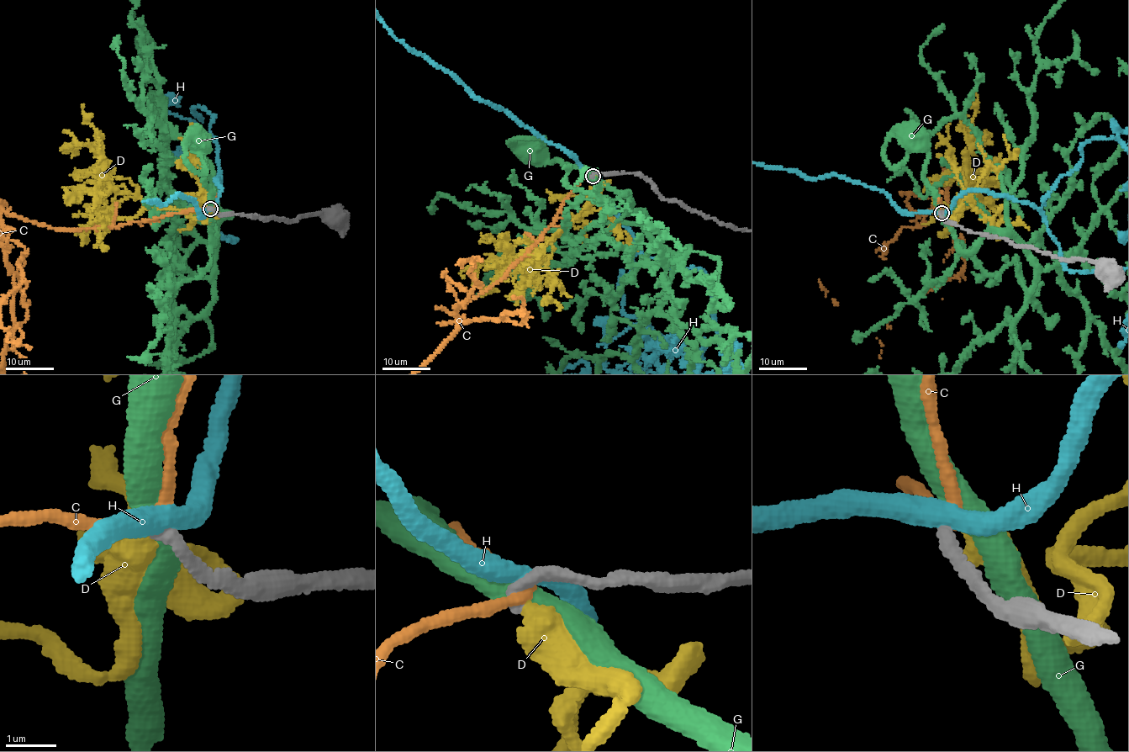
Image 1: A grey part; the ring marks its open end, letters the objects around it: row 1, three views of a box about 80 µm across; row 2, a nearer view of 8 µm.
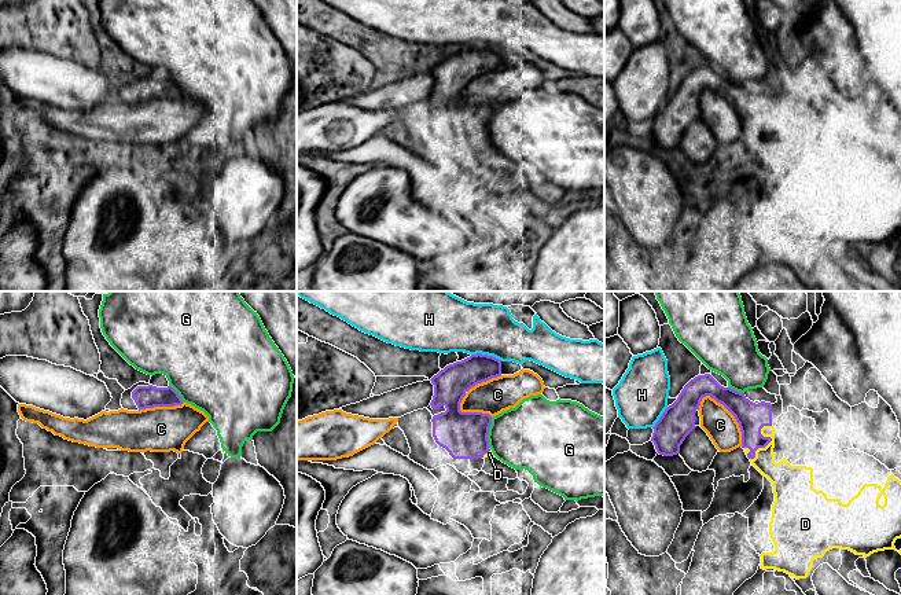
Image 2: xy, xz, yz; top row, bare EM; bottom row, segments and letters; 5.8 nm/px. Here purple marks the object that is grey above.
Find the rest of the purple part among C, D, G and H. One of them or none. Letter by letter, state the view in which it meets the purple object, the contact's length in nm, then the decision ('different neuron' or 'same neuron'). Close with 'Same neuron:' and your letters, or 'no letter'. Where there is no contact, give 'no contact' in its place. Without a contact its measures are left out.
C: contact in xz; length 320 nm; different neuron
D: contact in yz; length 240 nm; same neuron
G: contact in xz; length 180 nm; different neuron
H: contact in xz; length 190 nm; different neuron
Same neuron: D

